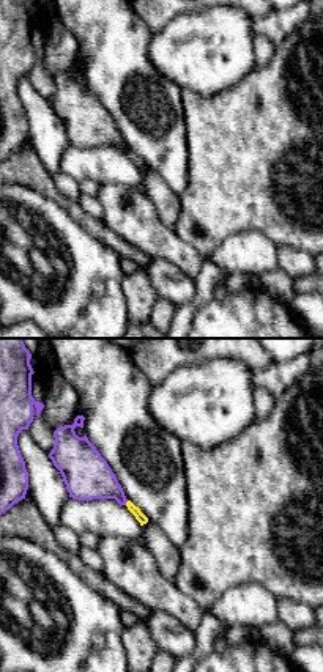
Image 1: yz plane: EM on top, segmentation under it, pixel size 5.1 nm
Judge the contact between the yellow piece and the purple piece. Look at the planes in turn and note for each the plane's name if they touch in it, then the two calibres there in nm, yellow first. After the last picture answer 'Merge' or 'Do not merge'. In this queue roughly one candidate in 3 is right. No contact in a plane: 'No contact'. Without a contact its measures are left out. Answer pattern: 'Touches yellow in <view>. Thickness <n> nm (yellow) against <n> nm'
Touches yellow in yz. Thickness 50 nm (yellow) against 240 nm

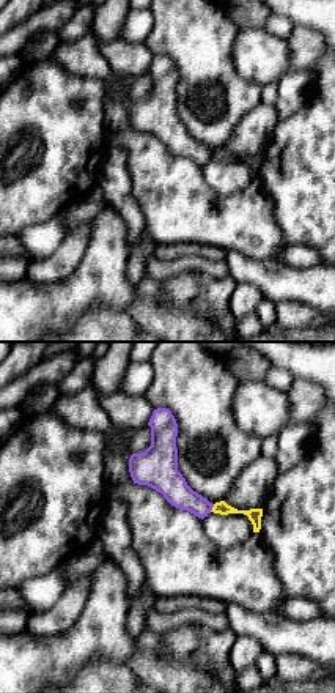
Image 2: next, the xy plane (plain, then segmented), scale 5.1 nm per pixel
Touches yellow in xy. Thickness 70 nm (yellow) against 140 nm

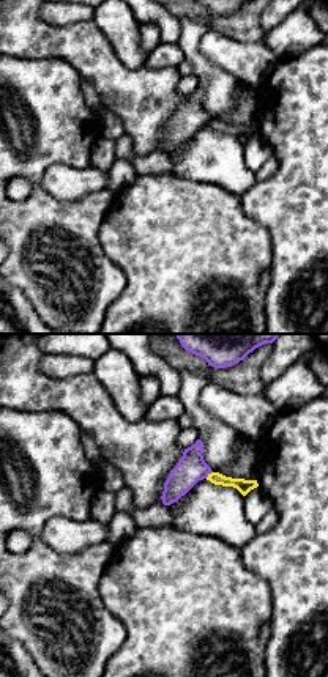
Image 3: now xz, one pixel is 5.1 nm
Touches yellow in xz. Thickness 70 nm (yellow) against 150 nm

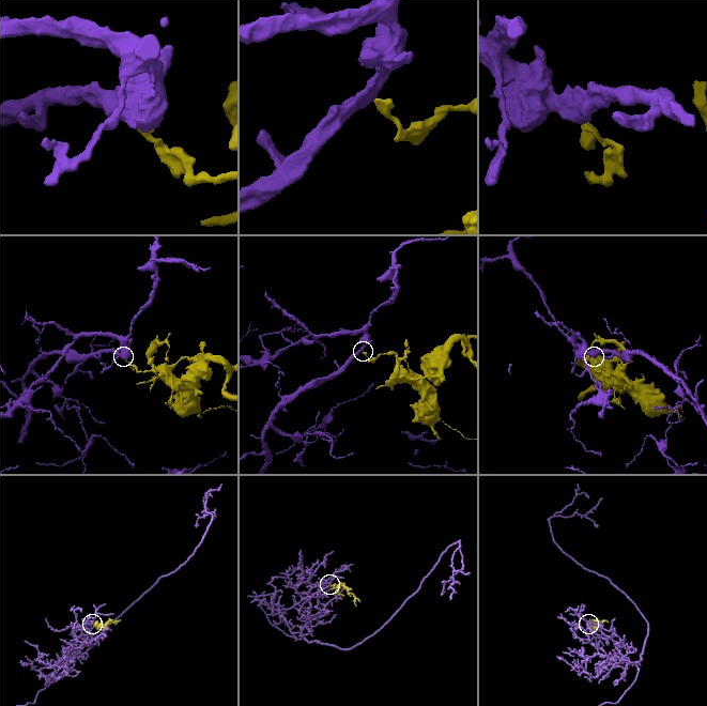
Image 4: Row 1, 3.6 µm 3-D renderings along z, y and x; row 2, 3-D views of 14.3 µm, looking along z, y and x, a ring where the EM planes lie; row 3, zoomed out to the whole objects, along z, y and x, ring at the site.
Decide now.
Do not merge

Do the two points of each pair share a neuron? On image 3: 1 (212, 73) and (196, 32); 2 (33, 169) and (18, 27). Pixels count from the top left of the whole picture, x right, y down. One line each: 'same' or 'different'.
1: same
2: different

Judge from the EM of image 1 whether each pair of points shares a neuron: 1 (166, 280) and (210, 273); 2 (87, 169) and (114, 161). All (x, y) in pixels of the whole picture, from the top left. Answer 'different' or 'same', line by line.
1: different
2: same

